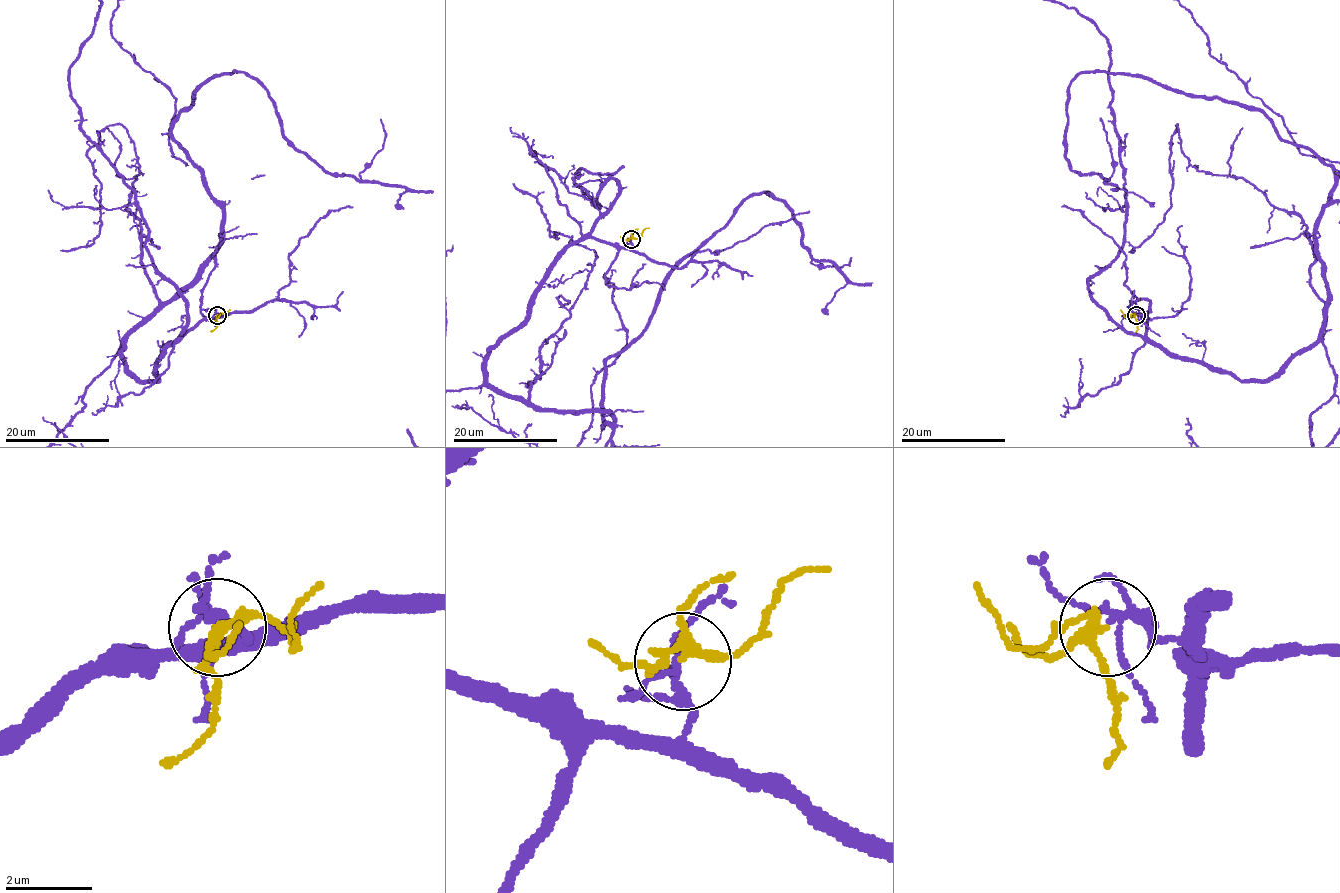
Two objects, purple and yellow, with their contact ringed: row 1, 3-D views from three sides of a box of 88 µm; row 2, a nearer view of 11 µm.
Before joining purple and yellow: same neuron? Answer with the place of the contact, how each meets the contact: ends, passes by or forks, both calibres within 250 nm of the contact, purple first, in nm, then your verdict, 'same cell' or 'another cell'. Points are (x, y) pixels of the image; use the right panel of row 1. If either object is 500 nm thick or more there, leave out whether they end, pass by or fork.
at (1136, 315); purple forks there; yellow forks there; 110 nm thick on the purple side, 180 nm on the other; same cell

